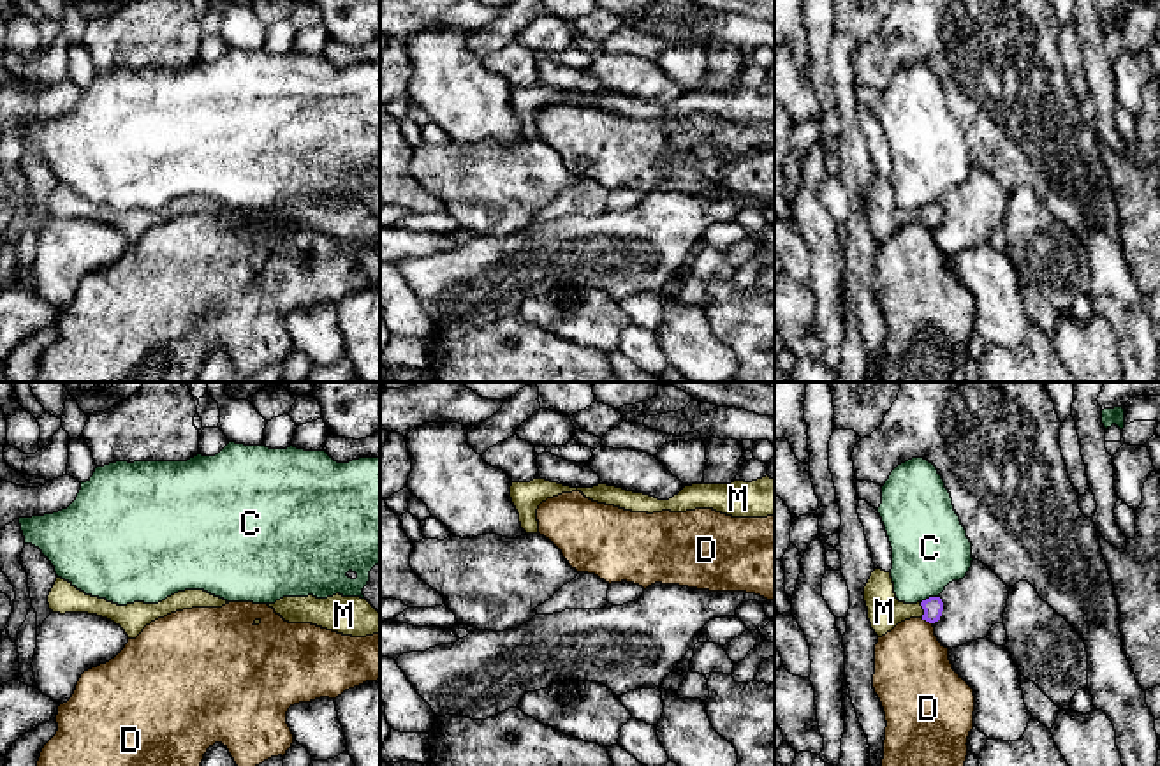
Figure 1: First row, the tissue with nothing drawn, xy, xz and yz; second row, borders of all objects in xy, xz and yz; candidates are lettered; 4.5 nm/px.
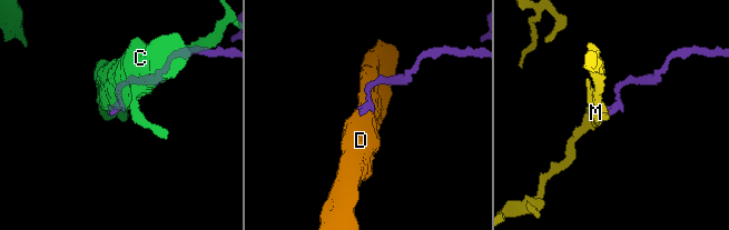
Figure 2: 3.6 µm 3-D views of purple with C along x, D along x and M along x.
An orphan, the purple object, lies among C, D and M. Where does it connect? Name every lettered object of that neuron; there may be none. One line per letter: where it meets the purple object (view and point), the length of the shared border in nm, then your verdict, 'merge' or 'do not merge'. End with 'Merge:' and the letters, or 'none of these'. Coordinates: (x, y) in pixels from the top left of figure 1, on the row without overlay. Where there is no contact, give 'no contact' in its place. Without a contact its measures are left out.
C: contact yz (930, 203); length 90 nm; do not merge
D: contact yz (926, 226); length 60 nm; do not merge
M: contact yz (923, 213); length 70 nm; merge
Merge: M

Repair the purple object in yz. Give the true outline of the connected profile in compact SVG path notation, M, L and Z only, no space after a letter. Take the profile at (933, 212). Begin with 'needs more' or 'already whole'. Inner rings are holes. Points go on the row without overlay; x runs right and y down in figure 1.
needs more; M875 174L864 192L864 208L868 225L878 243L891 238L898 229L910 224L922 224L929 229L940 225L943 208L940 203L929 203L917 210L905 210L896 204L891 178Z

